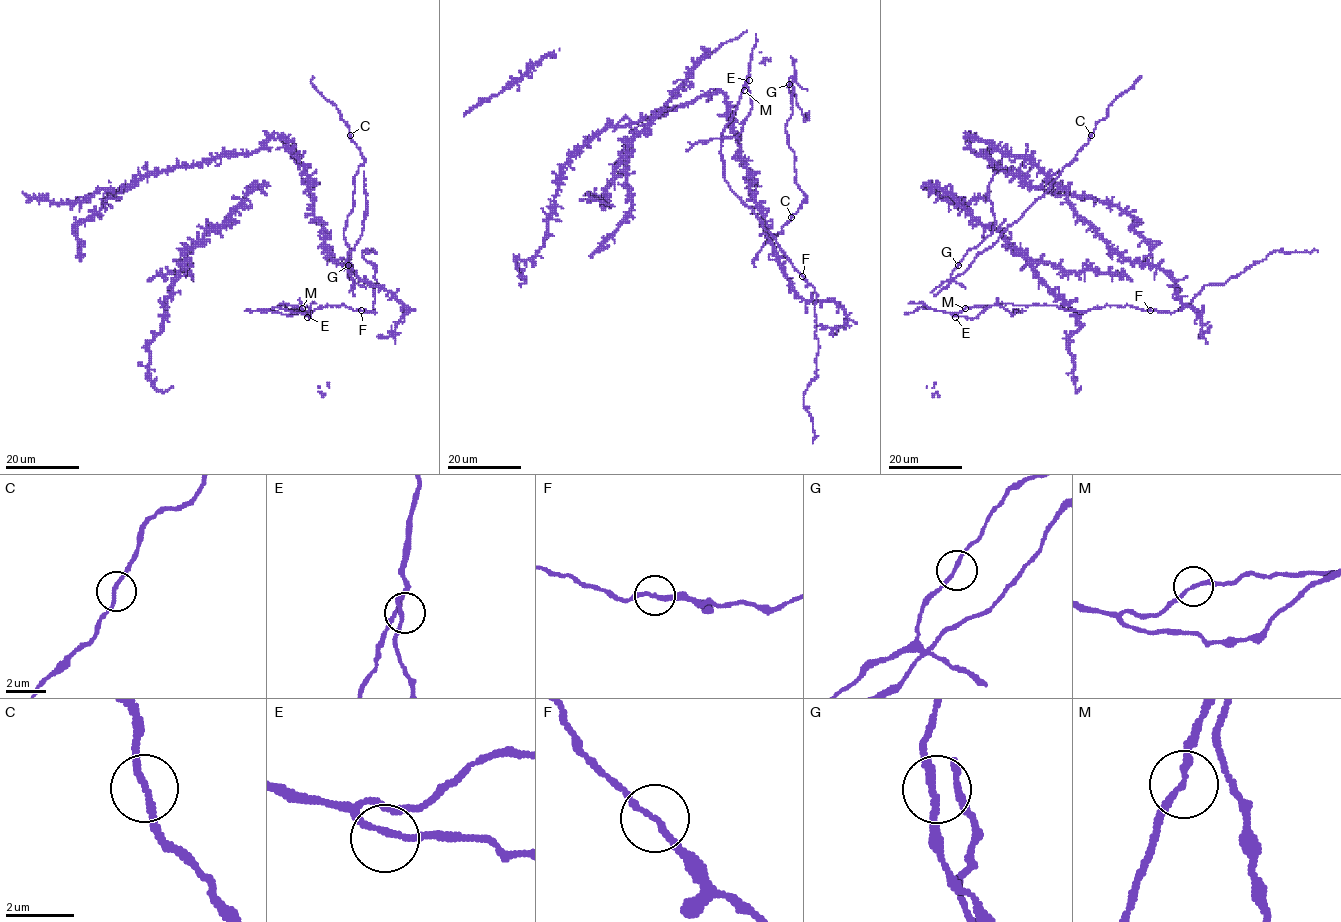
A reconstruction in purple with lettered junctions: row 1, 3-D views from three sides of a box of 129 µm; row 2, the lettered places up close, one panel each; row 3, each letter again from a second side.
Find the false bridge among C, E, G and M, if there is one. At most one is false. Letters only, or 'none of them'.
none of them

